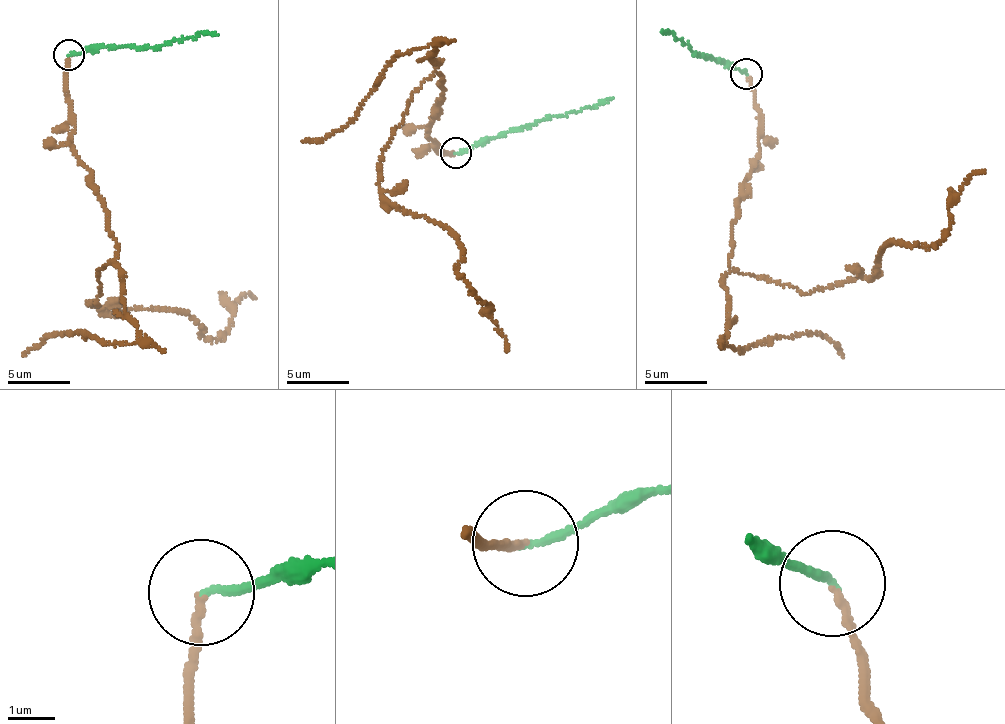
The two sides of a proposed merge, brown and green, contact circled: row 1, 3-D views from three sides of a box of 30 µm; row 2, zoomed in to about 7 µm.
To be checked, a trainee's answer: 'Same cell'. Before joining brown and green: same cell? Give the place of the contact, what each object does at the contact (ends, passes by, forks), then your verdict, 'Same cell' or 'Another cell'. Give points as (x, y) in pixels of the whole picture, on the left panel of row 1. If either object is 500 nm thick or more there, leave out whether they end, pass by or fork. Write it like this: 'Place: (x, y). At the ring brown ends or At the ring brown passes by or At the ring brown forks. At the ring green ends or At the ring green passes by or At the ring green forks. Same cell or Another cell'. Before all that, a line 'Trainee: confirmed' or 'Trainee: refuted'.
Trainee: refuted
Place: (68, 54). At the ring brown ends. At the ring green ends. Another cell

